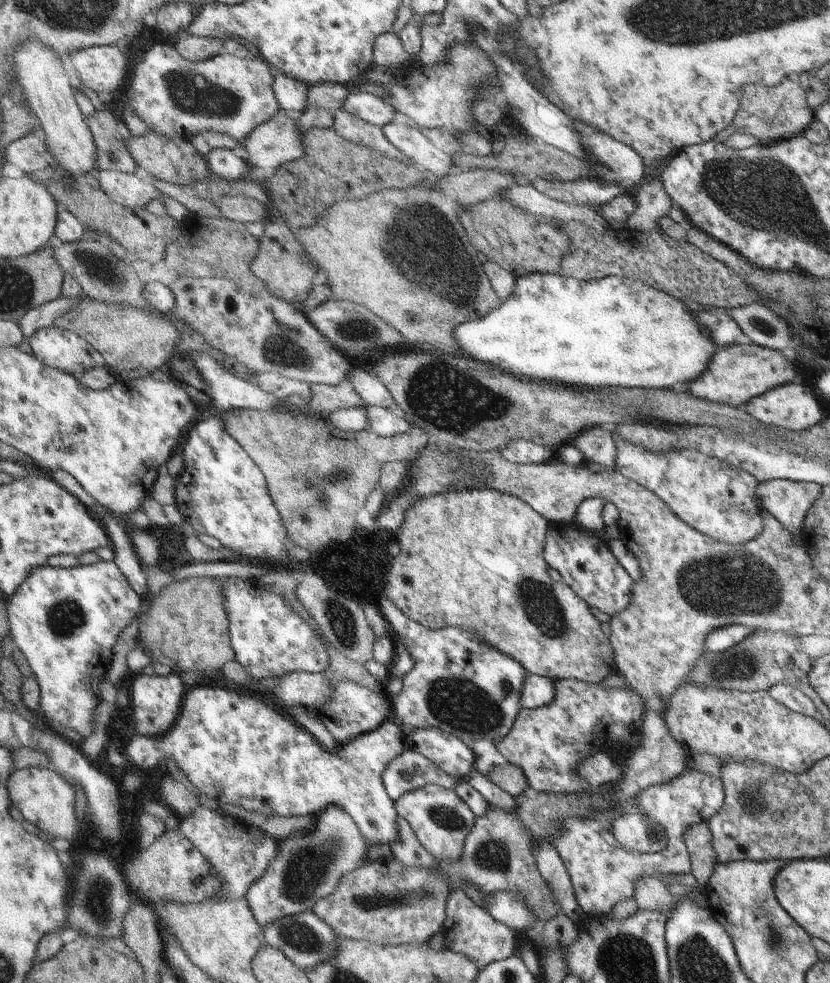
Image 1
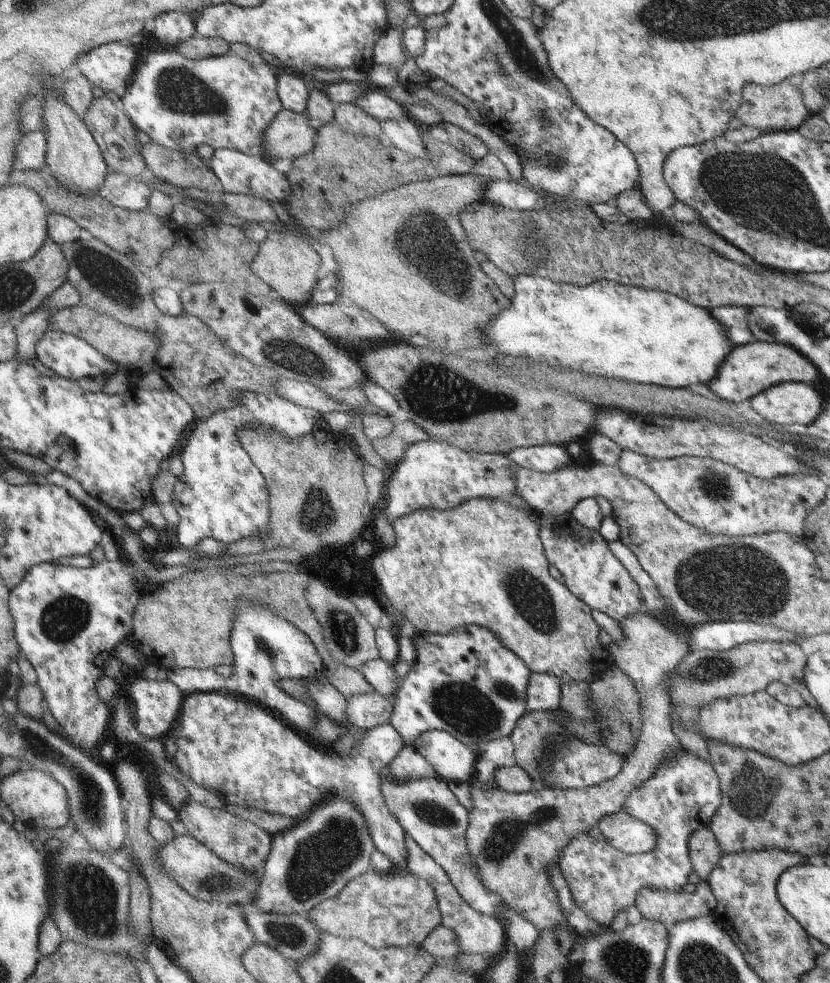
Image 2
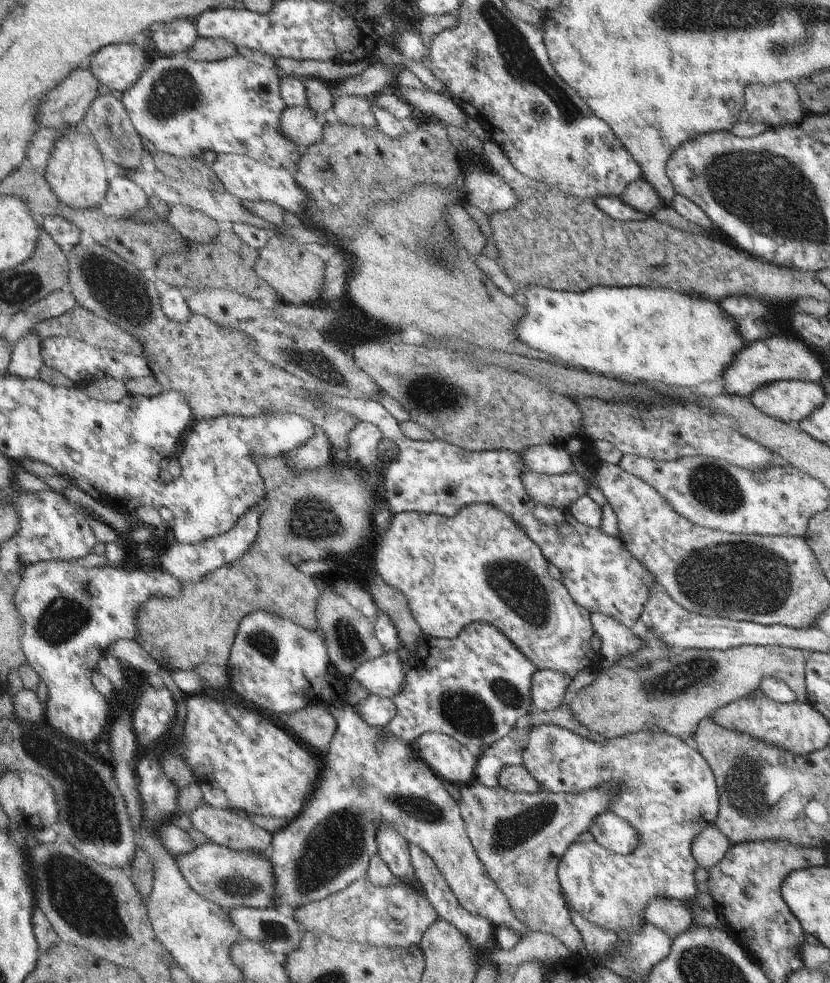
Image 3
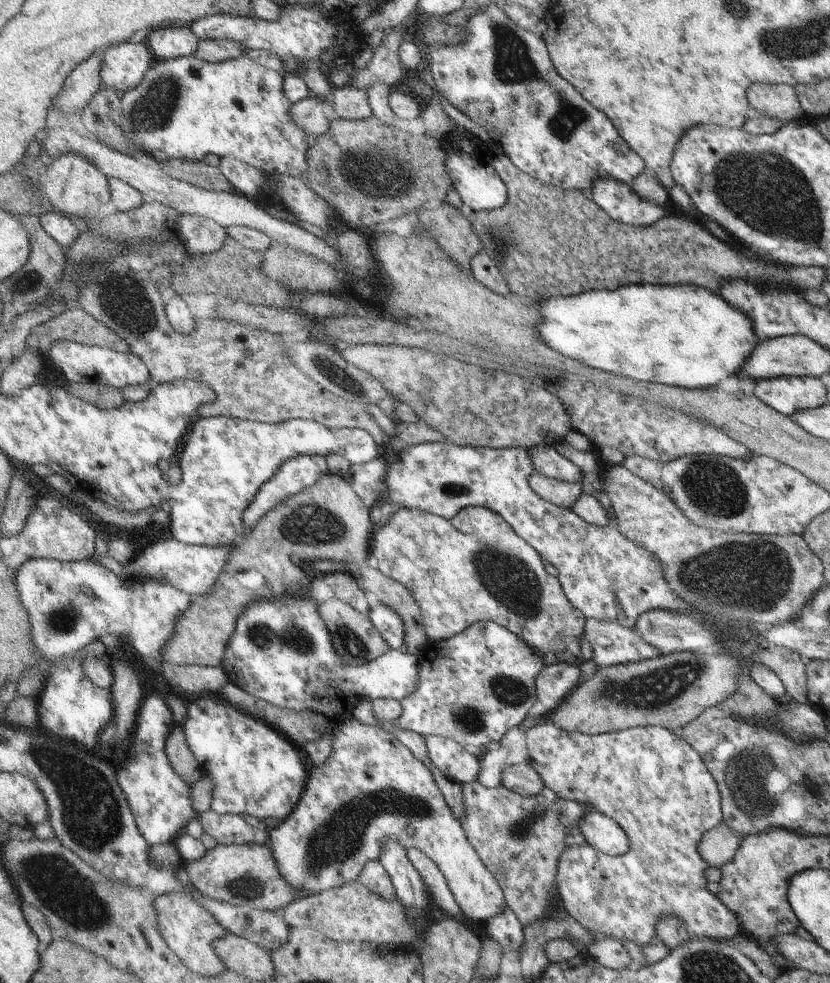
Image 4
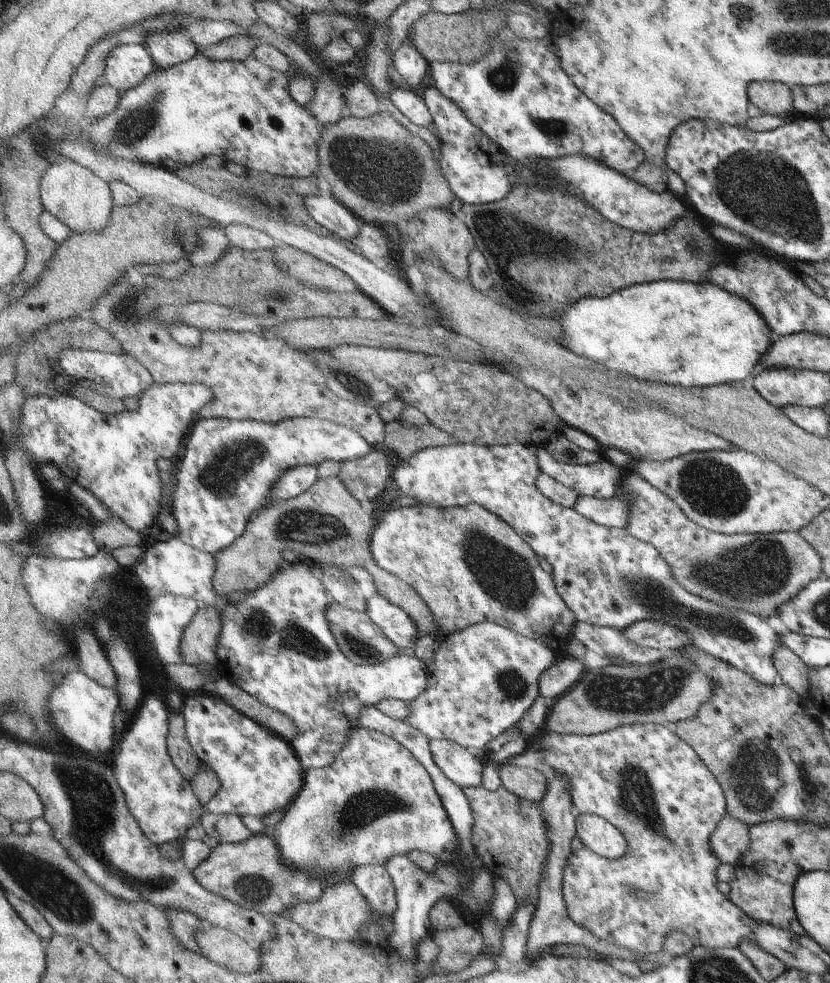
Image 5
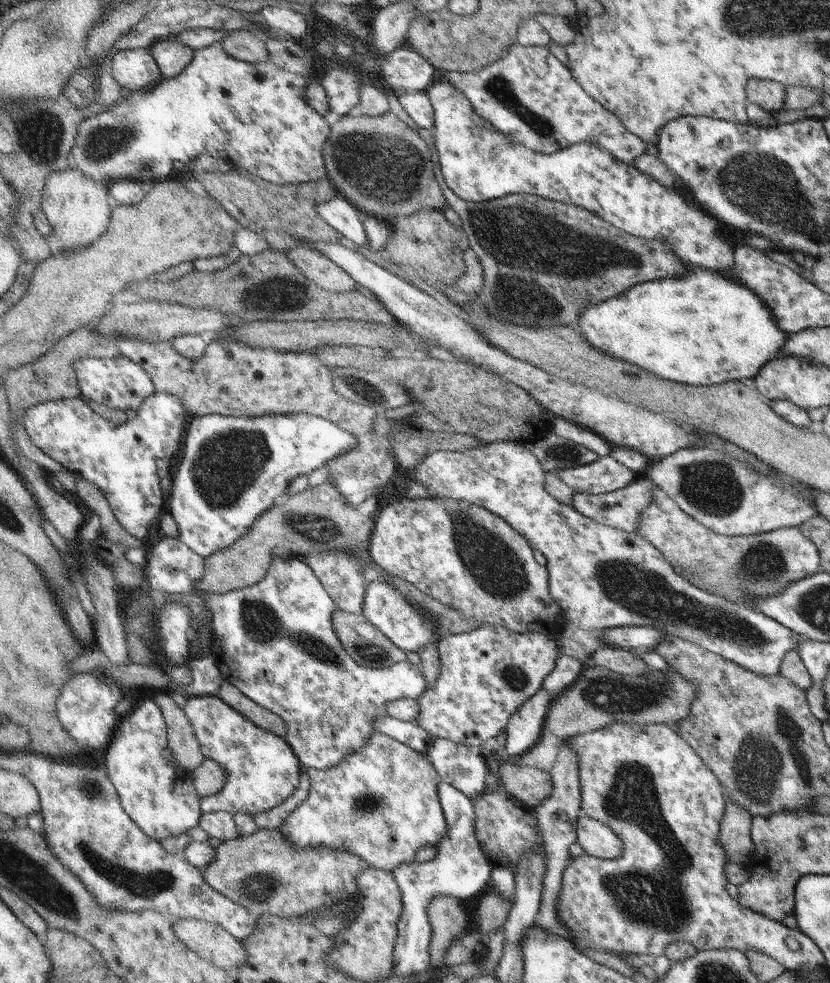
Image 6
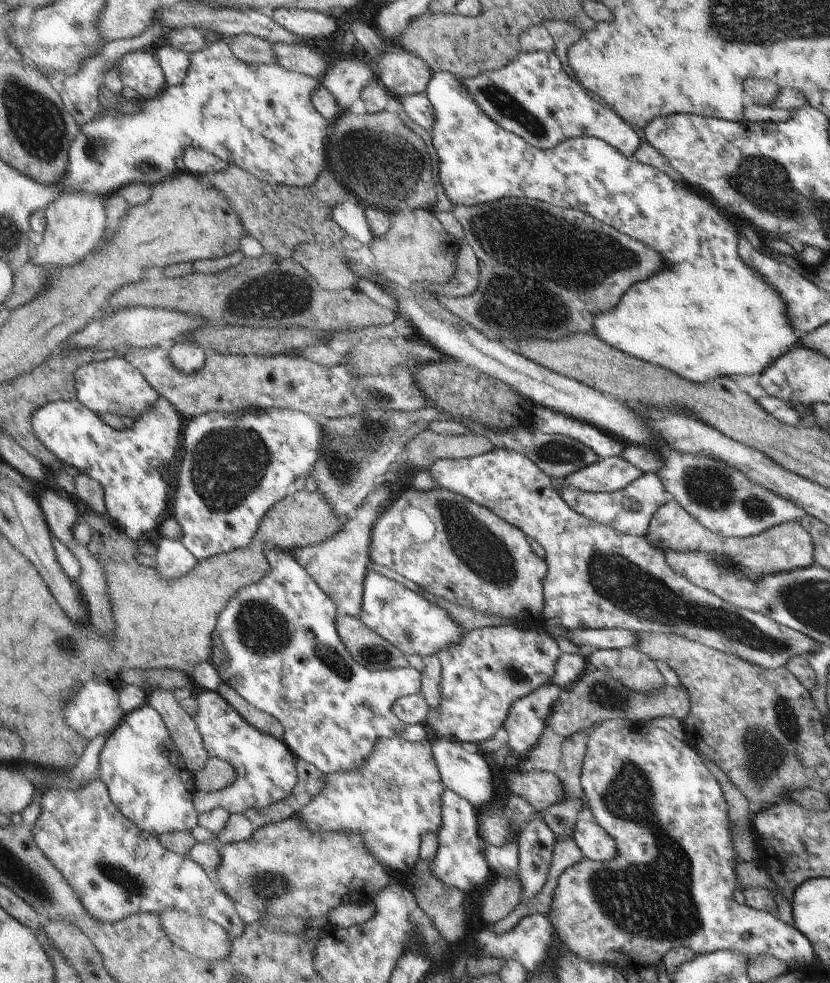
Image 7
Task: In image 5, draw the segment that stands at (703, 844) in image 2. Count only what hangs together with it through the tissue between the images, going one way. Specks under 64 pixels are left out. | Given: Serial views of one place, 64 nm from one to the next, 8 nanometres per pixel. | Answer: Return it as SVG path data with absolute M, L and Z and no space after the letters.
M726 812L709 836L709 848L719 864L735 864L749 850L748 827Z

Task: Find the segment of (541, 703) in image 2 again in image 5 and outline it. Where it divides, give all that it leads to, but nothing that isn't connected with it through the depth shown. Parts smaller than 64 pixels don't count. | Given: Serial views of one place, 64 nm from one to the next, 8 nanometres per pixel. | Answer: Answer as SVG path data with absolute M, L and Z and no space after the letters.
M570 655L556 658L553 667L540 676L539 696L550 705L563 697L582 678L586 664Z

